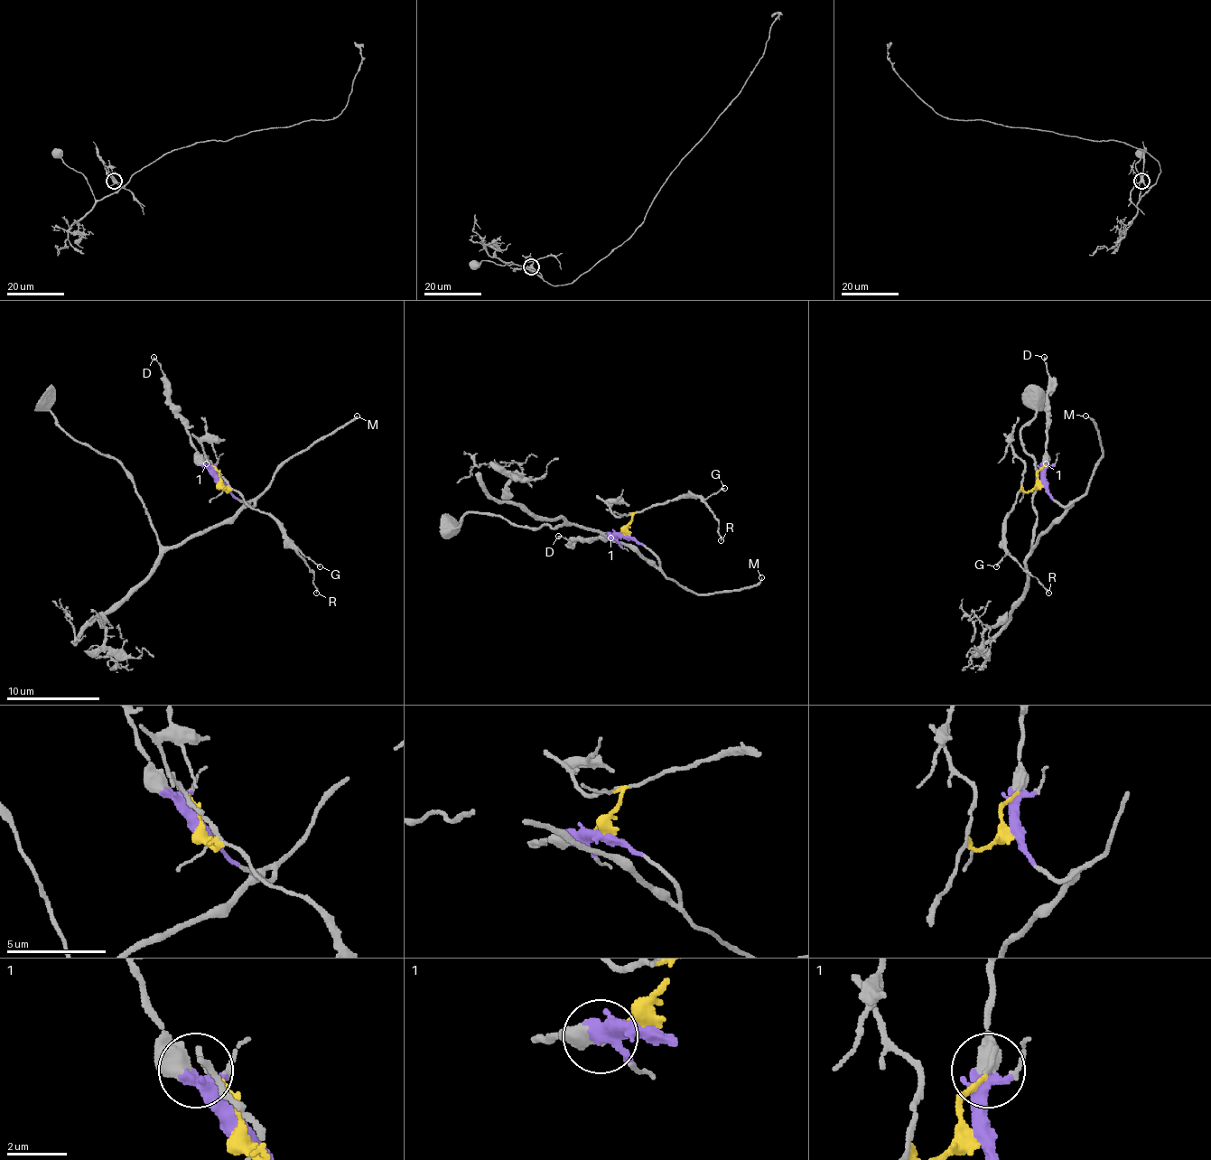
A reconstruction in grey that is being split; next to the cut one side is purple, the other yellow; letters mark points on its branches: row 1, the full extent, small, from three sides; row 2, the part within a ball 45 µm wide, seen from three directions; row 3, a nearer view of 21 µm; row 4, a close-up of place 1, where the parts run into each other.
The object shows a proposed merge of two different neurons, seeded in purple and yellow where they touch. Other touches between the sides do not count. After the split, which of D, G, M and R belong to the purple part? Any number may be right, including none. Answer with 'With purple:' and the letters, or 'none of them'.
With purple: D, M

